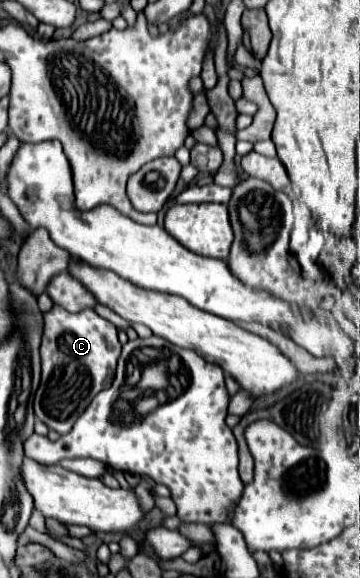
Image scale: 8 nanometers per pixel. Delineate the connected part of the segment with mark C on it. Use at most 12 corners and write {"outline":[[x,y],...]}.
{"outline":[[93,309],[45,313],[33,403],[59,435],[115,377],[121,343]]}

